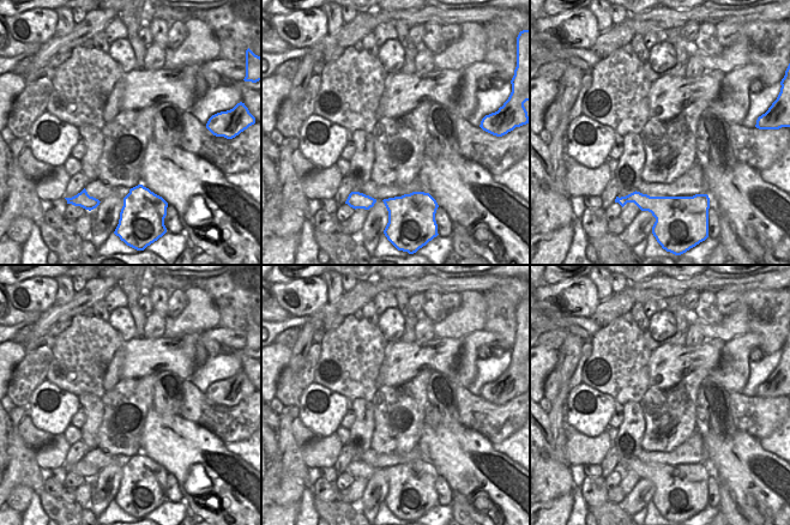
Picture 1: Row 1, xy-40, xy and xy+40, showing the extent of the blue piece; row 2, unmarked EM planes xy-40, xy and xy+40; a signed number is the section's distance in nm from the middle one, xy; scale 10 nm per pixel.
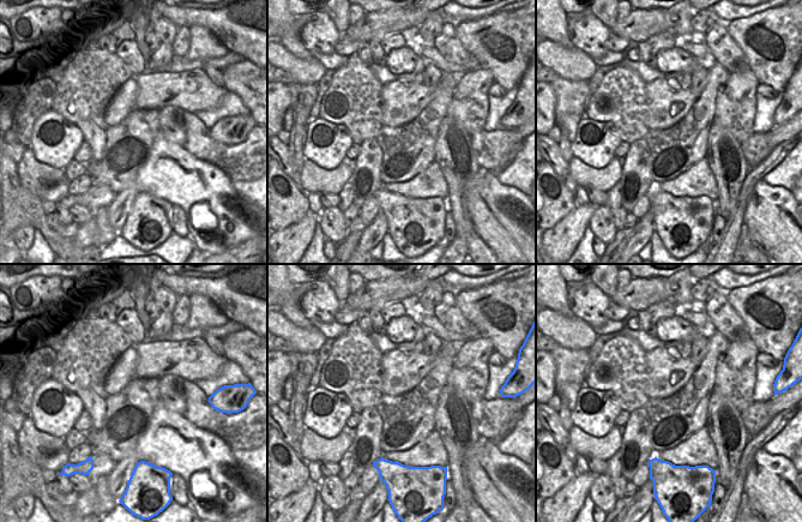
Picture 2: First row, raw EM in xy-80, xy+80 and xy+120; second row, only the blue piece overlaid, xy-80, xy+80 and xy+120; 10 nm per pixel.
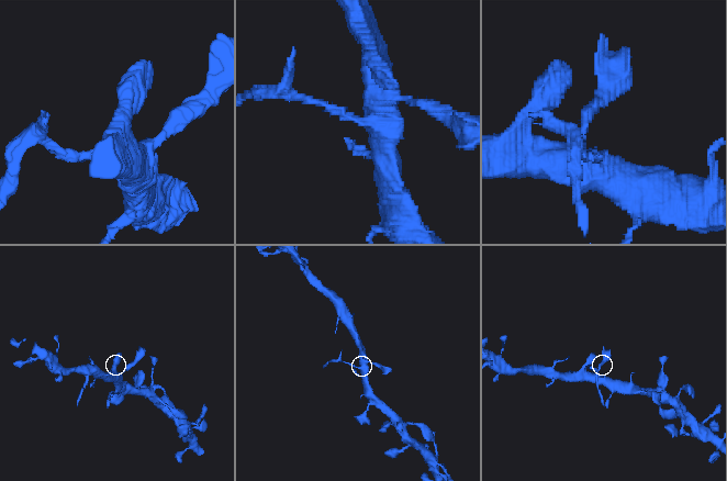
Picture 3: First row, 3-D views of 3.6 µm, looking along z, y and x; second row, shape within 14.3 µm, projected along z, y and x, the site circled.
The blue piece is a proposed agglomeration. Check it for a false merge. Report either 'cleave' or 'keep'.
cleave

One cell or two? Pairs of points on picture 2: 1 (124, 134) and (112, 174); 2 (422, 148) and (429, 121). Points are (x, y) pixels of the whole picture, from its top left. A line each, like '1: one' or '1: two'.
1: one
2: one

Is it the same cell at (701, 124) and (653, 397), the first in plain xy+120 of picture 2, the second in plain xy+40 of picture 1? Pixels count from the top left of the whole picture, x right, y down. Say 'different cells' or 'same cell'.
same cell

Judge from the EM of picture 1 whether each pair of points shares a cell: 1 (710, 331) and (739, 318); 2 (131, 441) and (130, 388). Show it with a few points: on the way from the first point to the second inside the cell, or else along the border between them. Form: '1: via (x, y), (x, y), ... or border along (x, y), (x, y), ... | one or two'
1: via (717, 331), (725, 331), (731, 325) | one
2: via (118, 430), (112, 421), (115, 408), (121, 402) | one

